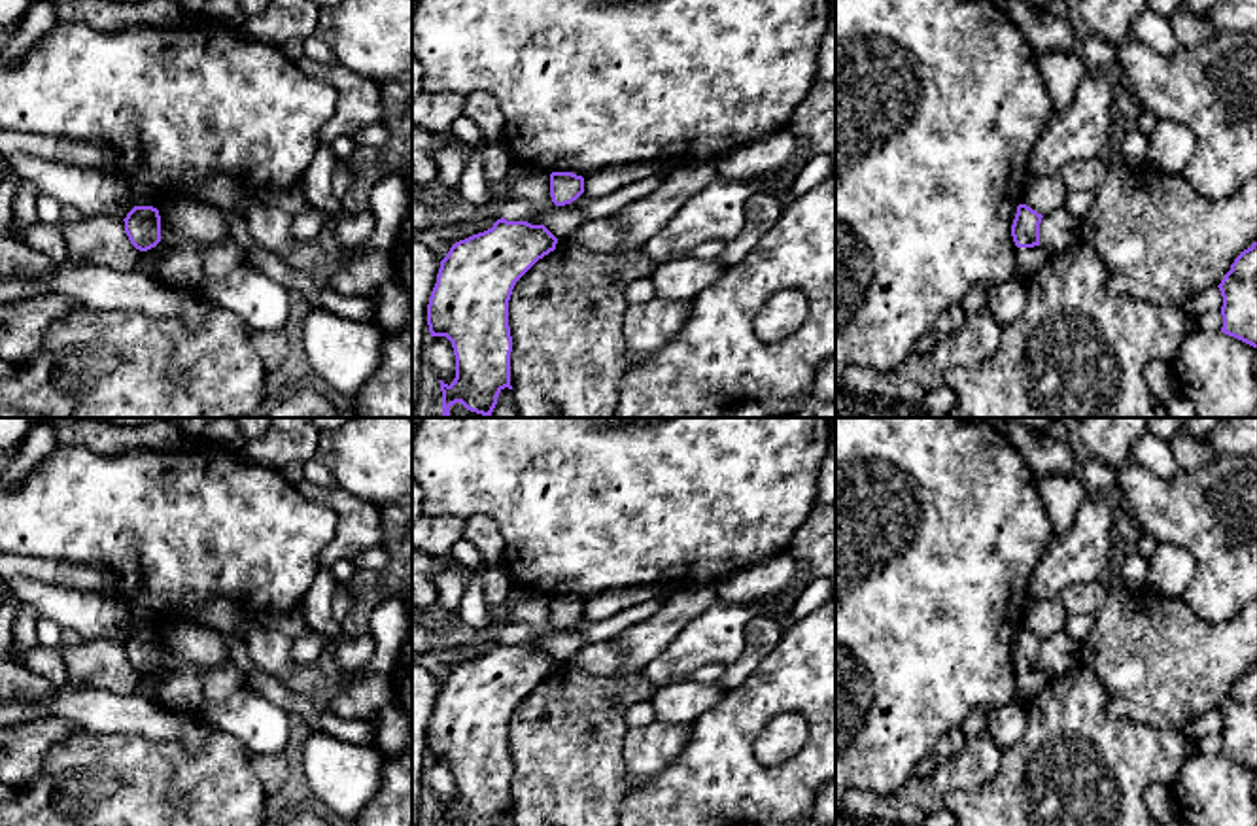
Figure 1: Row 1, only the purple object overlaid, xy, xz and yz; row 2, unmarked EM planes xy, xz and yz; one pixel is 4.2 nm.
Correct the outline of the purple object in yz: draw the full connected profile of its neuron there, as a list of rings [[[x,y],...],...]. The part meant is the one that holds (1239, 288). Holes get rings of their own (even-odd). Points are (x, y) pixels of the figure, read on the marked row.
[[[1257,242],[1234,259],[1217,287],[1223,297],[1221,333],[1257,348]]]

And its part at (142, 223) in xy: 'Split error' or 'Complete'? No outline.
Complete

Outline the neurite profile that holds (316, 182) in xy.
[[[321,142],[308,164],[301,185],[310,206],[327,214],[344,214],[342,198],[333,189],[333,172],[338,159],[329,144]]]

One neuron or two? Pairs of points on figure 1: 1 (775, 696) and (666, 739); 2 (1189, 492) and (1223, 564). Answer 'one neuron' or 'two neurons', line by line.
1: two neurons
2: one neuron

